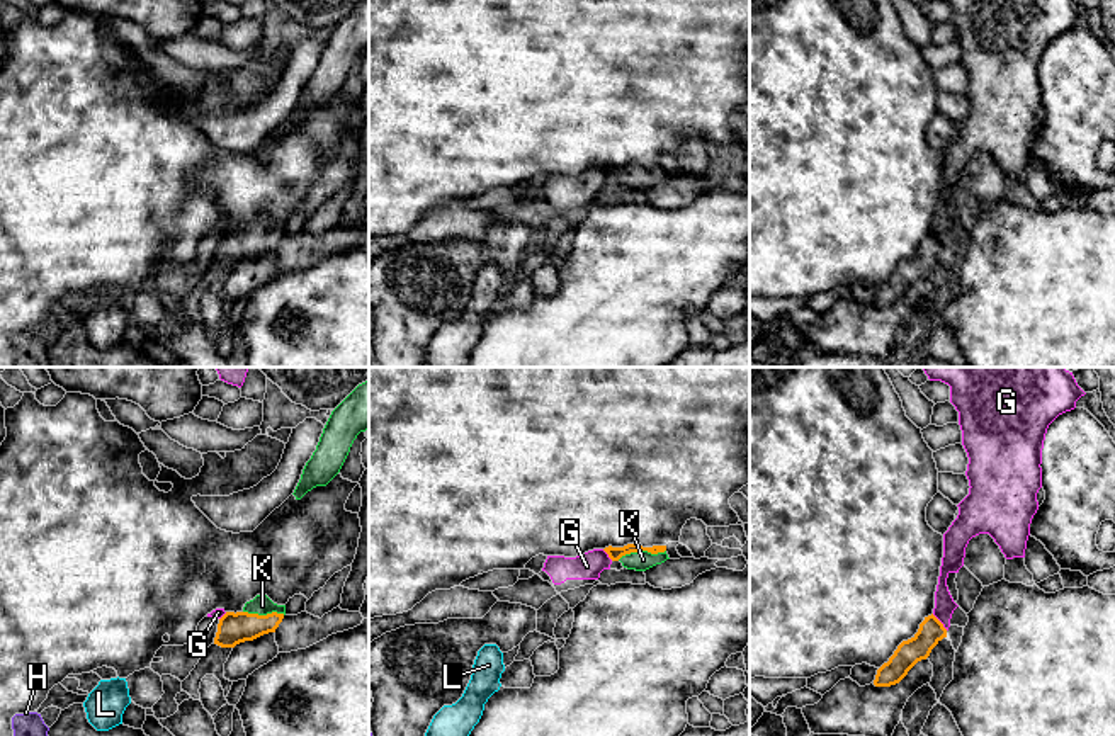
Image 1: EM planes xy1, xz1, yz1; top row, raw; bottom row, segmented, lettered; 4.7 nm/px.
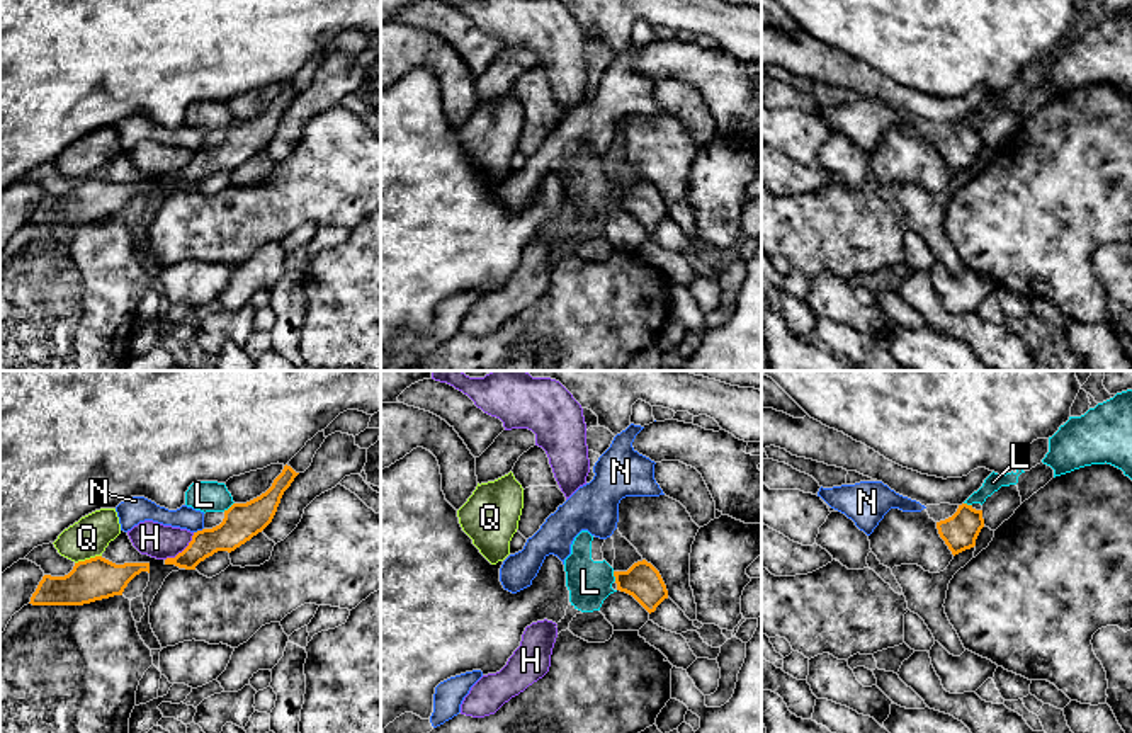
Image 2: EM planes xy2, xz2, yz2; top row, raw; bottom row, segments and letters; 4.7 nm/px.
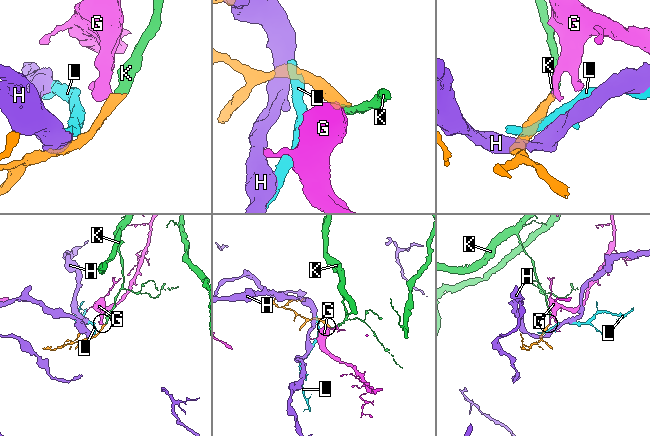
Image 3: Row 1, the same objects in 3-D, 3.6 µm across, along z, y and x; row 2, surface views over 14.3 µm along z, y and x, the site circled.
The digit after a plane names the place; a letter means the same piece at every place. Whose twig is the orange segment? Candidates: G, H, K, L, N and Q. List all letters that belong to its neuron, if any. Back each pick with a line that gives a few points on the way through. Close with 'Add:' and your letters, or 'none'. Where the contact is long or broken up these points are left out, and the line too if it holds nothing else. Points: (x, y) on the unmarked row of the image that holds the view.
K: Path across: xz1 (614, 172), (641, 169), (643, 179)
Add: K

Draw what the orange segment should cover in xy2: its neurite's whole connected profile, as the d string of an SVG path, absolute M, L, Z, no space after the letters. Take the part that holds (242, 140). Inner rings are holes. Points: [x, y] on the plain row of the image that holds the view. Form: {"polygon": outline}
{"polygon": "M286 83L265 112L246 122L233 122L224 129L224 138L219 145L194 151L189 165L175 177L167 177L165 184L195 189L201 180L214 172L231 172L250 160L272 141L284 111L297 94Z"}

